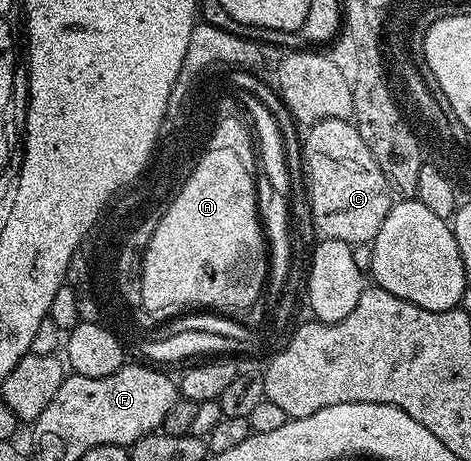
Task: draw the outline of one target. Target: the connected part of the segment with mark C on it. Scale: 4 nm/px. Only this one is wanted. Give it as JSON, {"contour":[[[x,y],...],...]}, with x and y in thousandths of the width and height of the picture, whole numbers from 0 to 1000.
{"contour":[[[690,258],[688,262],[671,262],[667,271],[658,273],[643,297],[643,367],[652,375],[652,427],[660,434],[660,456],[665,458],[671,499],[688,516],[705,523],[730,523],[743,534],[794,523],[800,501],[809,501],[809,484],[817,484],[817,466],[826,466],[830,456],[834,412],[828,397],[817,388],[809,362],[800,362],[800,345],[792,345],[783,319],[775,319],[775,302],[766,302],[766,293],[754,282],[752,269],[737,258]]]}

